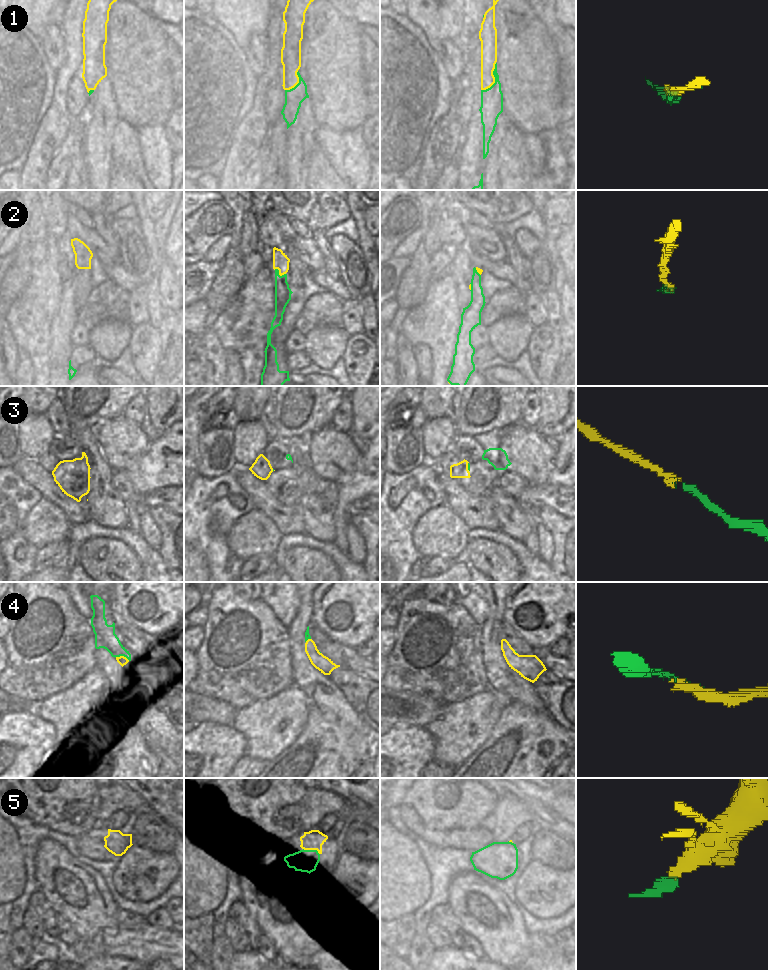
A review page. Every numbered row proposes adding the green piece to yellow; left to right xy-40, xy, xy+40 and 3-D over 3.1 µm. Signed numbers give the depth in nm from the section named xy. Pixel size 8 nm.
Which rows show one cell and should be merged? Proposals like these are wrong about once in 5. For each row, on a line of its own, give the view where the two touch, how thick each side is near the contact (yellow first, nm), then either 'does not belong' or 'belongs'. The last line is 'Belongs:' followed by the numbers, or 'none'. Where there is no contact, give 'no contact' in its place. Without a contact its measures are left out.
1: contact in xy+40; calibres 130 and 180 nm; belongs
2: contact in xy; calibres 130 and 130 nm; does not belong
3: contact in xy+40; calibres 130 and 20 nm; belongs
4: contact in xy-40; calibres 70 and 170 nm; belongs
5: contact in xy; calibres 160 and 180 nm; belongs
Belongs: 1, 3, 4, 5

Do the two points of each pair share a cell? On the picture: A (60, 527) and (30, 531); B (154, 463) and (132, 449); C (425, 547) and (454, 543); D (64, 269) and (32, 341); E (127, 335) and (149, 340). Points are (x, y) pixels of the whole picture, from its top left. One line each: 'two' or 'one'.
A: one
B: two
C: one
D: two
E: two

